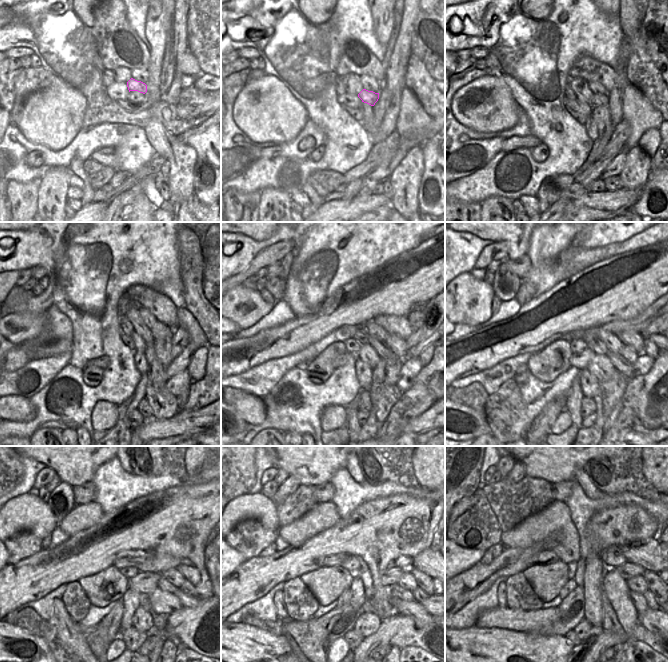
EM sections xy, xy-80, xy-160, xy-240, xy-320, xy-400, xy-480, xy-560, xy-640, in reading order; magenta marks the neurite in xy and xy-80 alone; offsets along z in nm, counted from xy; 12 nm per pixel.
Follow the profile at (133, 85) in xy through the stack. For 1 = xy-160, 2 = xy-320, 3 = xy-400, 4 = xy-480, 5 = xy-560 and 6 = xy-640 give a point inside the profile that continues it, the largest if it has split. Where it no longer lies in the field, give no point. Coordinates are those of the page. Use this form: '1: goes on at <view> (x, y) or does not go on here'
1: goes on at xy-160 (598, 99)
2: goes on at xy-320 (398, 345)
3: goes on at xy-400 (628, 353)
4: goes on at xy-480 (187, 587)
5: goes on at xy-560 (419, 595)
6: goes on at xy-640 (648, 595)

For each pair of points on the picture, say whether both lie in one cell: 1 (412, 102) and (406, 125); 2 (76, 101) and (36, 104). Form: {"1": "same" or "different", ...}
{"1": "same", "2": "same"}

